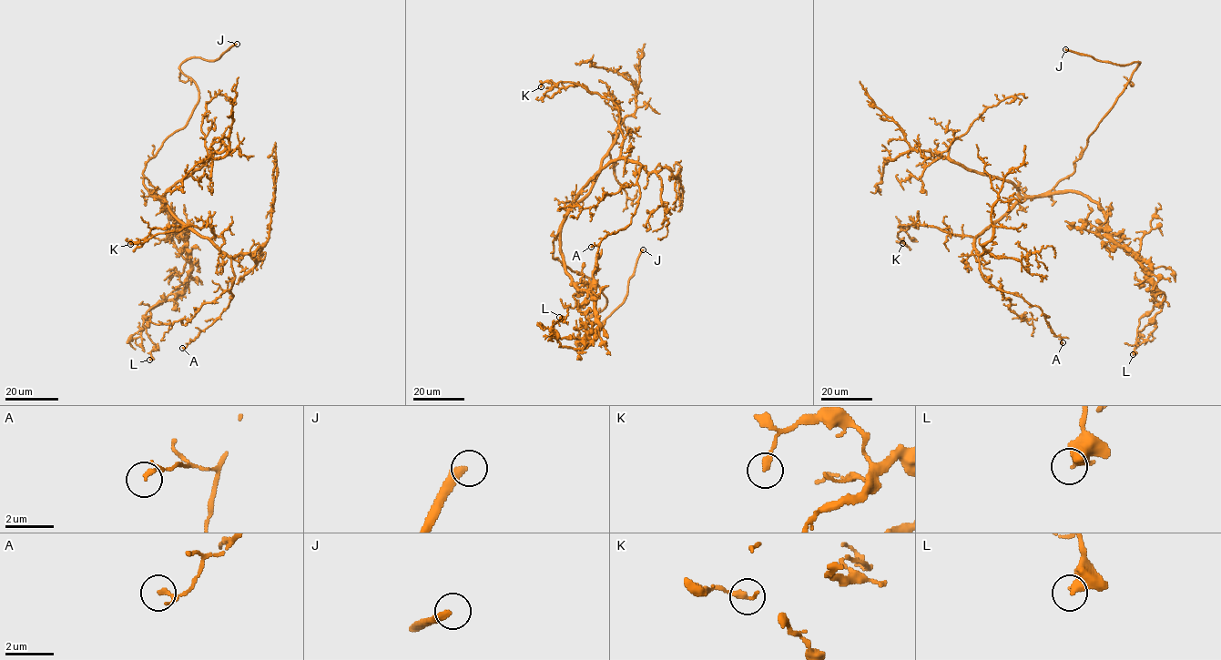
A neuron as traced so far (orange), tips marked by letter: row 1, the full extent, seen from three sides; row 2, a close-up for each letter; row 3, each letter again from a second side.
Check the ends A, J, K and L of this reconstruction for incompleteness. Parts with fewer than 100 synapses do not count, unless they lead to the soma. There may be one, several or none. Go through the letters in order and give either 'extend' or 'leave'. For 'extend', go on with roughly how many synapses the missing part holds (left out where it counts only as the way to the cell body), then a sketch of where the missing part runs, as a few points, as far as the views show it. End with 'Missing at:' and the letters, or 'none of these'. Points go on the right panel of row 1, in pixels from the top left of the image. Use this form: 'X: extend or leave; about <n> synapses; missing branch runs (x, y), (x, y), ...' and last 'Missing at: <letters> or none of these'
A: leave
J: extend; missing branch runs (1065, 49), (1002, 35), (998, 45), (1004, 49), (1001, 50), (973, 25)
K: leave
L: leave
Missing at: J

